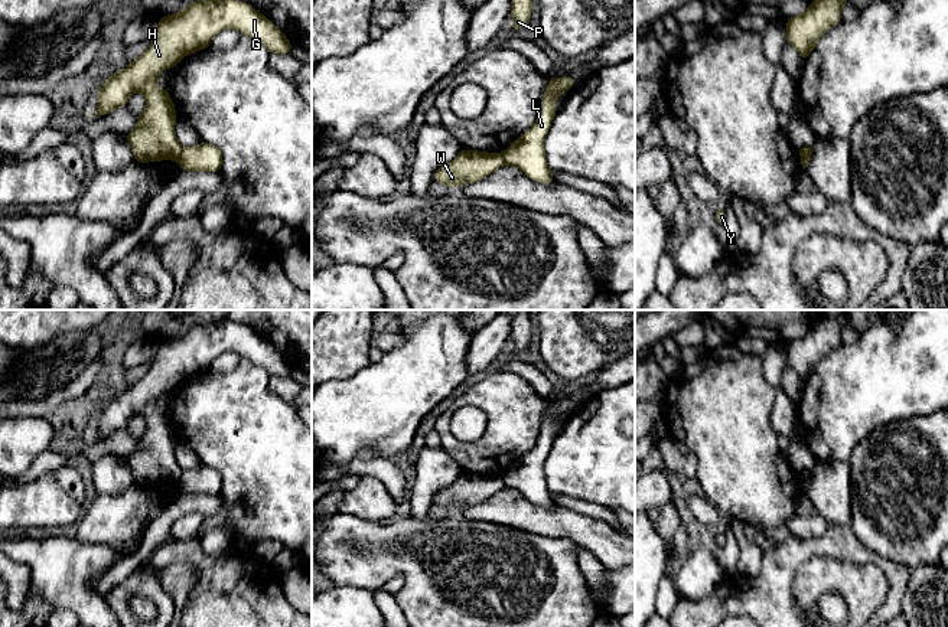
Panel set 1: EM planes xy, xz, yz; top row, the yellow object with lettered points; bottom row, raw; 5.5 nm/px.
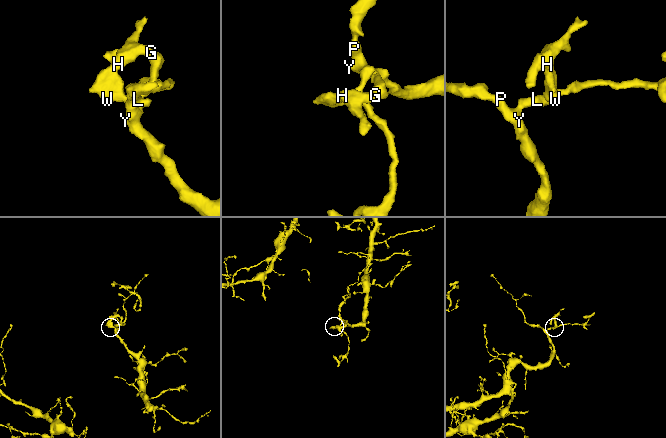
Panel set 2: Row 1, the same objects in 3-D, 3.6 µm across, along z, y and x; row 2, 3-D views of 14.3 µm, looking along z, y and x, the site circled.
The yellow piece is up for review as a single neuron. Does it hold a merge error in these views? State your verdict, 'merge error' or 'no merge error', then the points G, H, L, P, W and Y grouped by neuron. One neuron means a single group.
merge error; groups G H W / L P Y

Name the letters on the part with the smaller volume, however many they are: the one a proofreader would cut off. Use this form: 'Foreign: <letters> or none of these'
Foreign: G, H, W

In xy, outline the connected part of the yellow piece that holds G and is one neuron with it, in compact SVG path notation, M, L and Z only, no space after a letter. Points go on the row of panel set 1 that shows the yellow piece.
M195 0L185 6L180 13L160 17L147 50L124 69L114 71L111 78L98 88L97 111L91 118L107 115L117 108L127 108L128 98L134 92L141 92L146 98L146 108L141 114L134 115L137 127L126 133L134 161L179 161L182 146L175 133L177 115L169 91L159 86L157 75L164 69L173 69L186 55L208 49L212 37L224 29L238 30L242 36L265 46L270 53L287 55L293 46L284 33L250 3L240 0Z

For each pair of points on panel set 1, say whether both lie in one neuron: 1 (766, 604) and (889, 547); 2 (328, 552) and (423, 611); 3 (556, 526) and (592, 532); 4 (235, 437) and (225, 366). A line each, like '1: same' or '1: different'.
1: different
2: same
3: same
4: different

